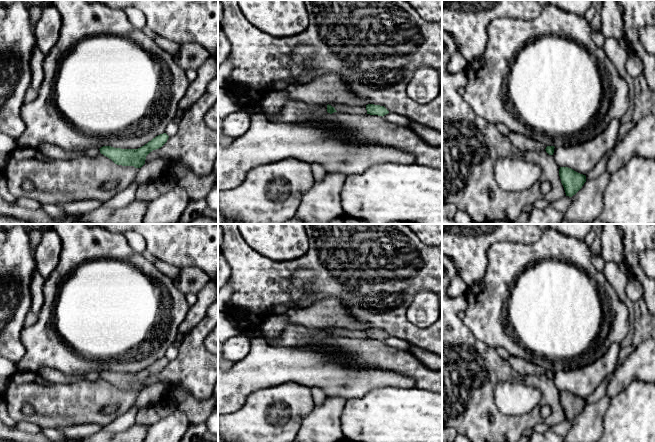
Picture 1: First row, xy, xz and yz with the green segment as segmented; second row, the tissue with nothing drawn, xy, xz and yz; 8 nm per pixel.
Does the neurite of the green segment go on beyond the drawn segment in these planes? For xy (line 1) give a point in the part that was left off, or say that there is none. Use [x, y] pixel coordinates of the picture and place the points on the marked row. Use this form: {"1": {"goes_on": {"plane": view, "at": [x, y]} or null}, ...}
{"1": {"goes_on": null}}

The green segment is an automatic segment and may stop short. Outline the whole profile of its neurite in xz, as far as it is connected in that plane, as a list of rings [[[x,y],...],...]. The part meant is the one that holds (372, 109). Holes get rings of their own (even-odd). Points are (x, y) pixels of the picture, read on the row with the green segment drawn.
[[[374,104],[366,105],[366,110],[367,114],[378,115],[382,117],[389,113],[389,111],[384,106],[374,105]]]

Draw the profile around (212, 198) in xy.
[[[218,156],[215,159],[212,173],[216,175],[216,181],[212,189],[205,198],[209,211],[218,210]]]

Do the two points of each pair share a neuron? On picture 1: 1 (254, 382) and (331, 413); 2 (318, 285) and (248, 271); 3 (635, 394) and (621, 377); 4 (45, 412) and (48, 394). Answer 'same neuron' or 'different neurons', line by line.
1: different neurons
2: same neuron
3: different neurons
4: same neuron

